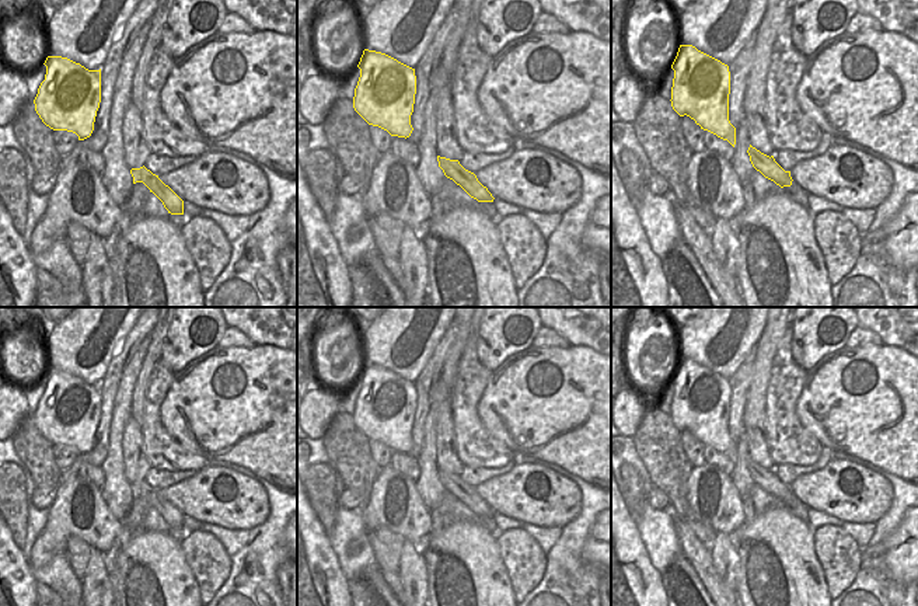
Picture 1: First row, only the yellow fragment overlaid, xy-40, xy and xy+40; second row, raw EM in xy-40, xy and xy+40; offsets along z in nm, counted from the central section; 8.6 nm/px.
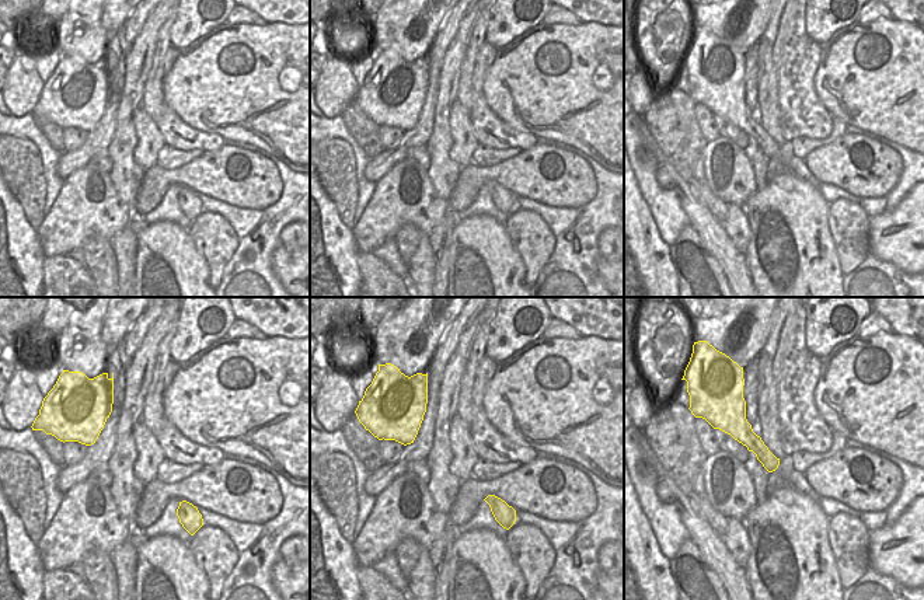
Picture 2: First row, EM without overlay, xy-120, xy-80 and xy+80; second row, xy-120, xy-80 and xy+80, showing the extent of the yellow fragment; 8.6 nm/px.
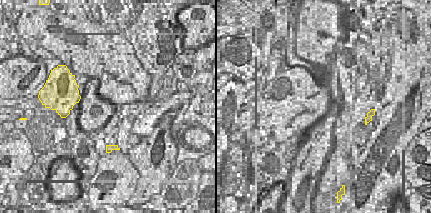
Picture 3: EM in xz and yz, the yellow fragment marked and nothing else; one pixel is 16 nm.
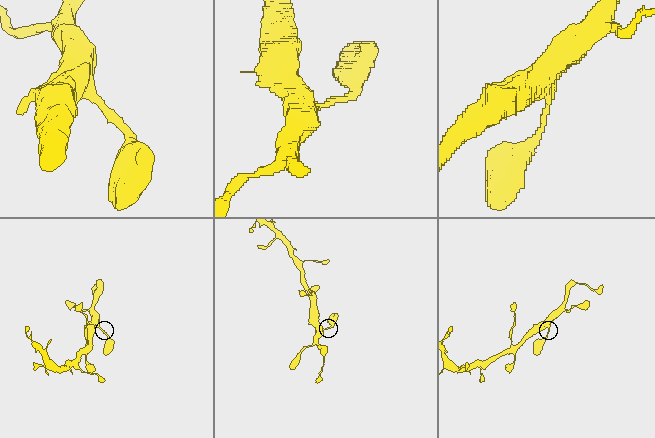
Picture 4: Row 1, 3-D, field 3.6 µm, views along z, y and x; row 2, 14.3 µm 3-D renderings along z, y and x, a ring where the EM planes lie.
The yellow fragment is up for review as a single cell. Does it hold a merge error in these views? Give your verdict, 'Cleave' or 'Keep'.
Keep

